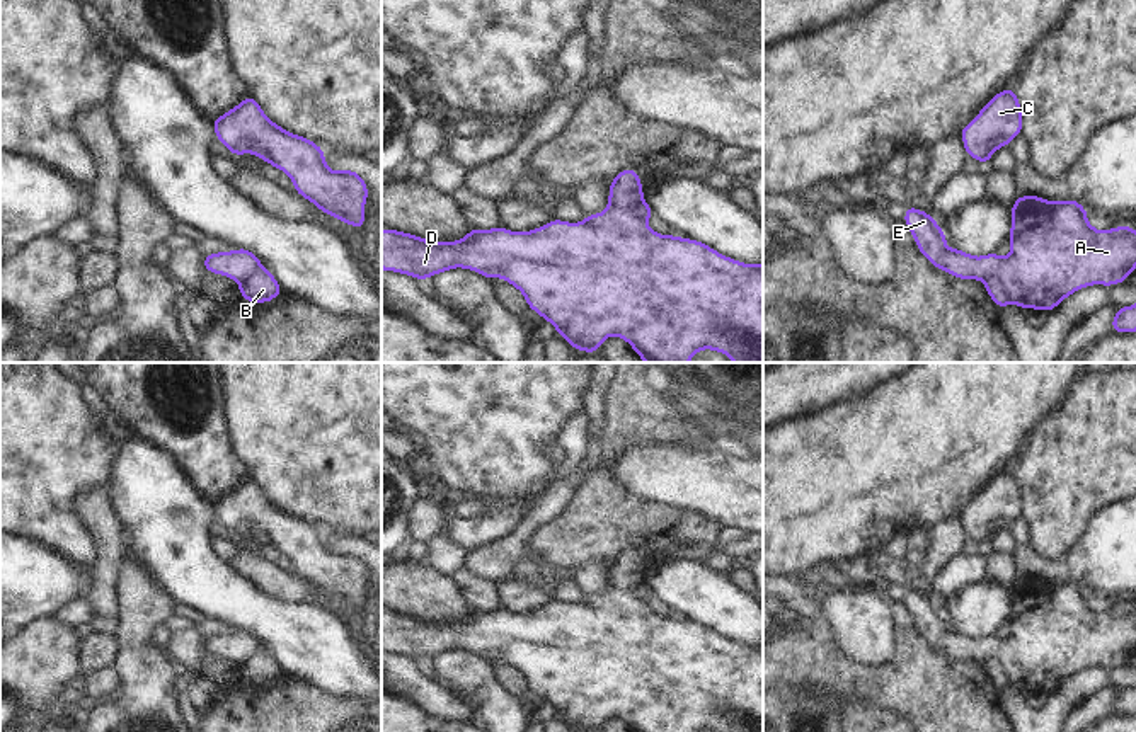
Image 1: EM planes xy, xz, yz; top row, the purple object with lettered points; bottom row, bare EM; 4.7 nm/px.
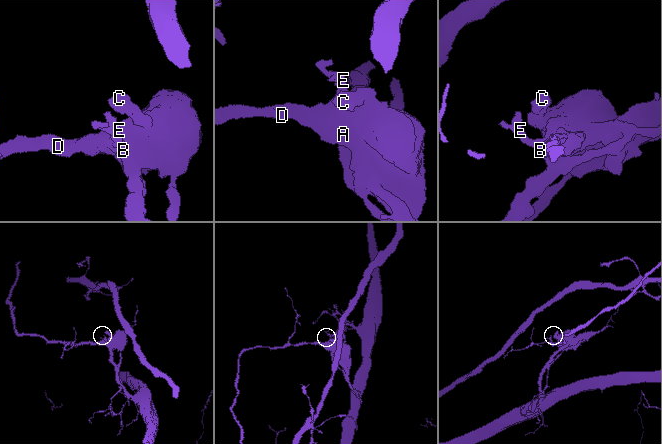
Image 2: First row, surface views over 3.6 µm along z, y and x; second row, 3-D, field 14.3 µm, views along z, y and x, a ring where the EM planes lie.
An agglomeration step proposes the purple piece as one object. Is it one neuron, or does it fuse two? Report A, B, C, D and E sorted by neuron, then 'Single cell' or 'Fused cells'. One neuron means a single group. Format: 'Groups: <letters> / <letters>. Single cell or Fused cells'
Groups: A C D E / B. Fused cells

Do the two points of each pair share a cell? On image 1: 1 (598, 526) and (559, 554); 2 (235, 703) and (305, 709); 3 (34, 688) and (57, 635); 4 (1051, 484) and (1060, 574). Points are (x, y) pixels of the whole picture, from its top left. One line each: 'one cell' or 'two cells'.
1: one cell
2: one cell
3: one cell
4: two cells

